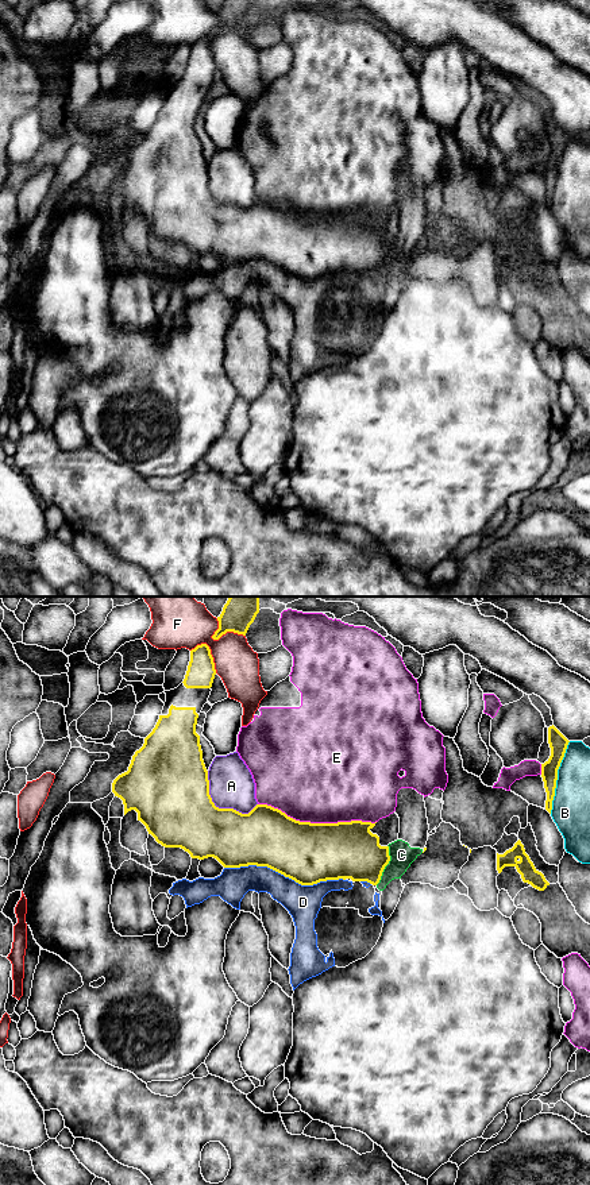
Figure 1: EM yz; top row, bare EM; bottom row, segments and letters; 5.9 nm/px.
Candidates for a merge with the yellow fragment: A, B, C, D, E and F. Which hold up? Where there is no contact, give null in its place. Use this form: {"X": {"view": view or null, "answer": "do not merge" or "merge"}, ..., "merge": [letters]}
{"A": {"view": "yz", "answer": "do not merge"}, "B": {"view": "yz", "answer": "do not merge"}, "C": {"view": "yz", "answer": "do not merge"}, "D": {"view": "yz", "answer": "do not merge"}, "E": {"view": "yz", "answer": "do not merge"}, "F": {"view": "yz", "answer": "do not merge"}, "merge": []}

